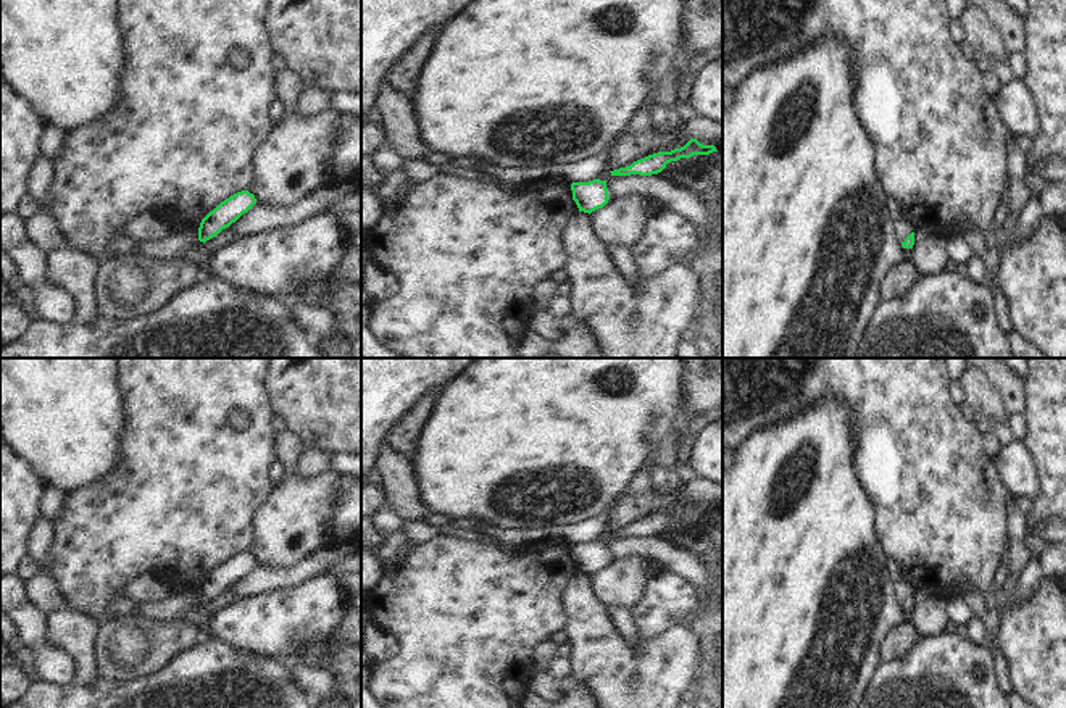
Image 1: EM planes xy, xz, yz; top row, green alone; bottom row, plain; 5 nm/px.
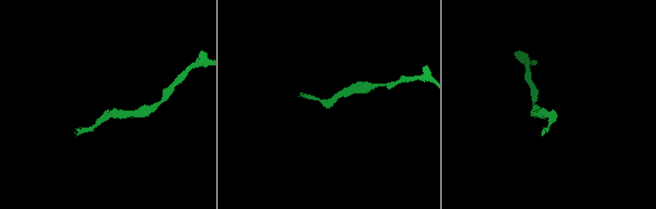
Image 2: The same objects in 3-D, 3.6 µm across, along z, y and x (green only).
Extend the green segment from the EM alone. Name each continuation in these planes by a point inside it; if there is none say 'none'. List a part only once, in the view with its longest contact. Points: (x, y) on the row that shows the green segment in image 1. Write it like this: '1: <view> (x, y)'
none

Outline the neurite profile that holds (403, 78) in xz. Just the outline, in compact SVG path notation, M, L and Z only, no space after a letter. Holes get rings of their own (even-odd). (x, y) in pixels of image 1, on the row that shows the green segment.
M434 29L426 31L421 40L389 71L387 84L411 102L418 90L419 71L435 40L435 32Z

